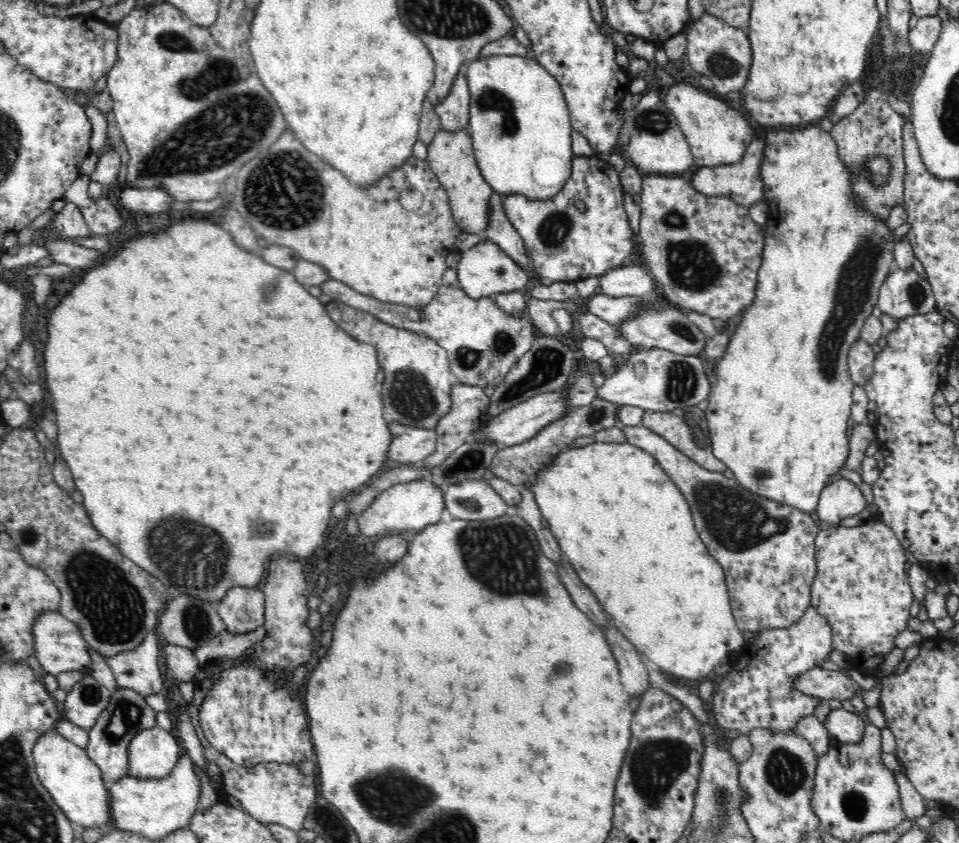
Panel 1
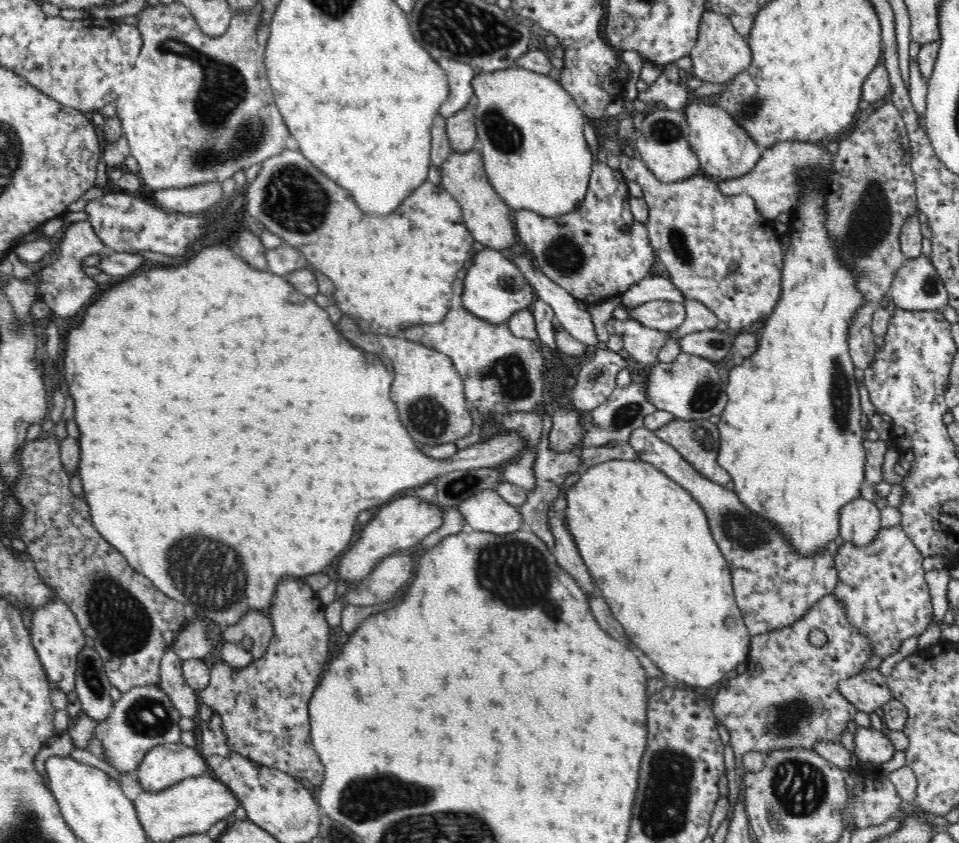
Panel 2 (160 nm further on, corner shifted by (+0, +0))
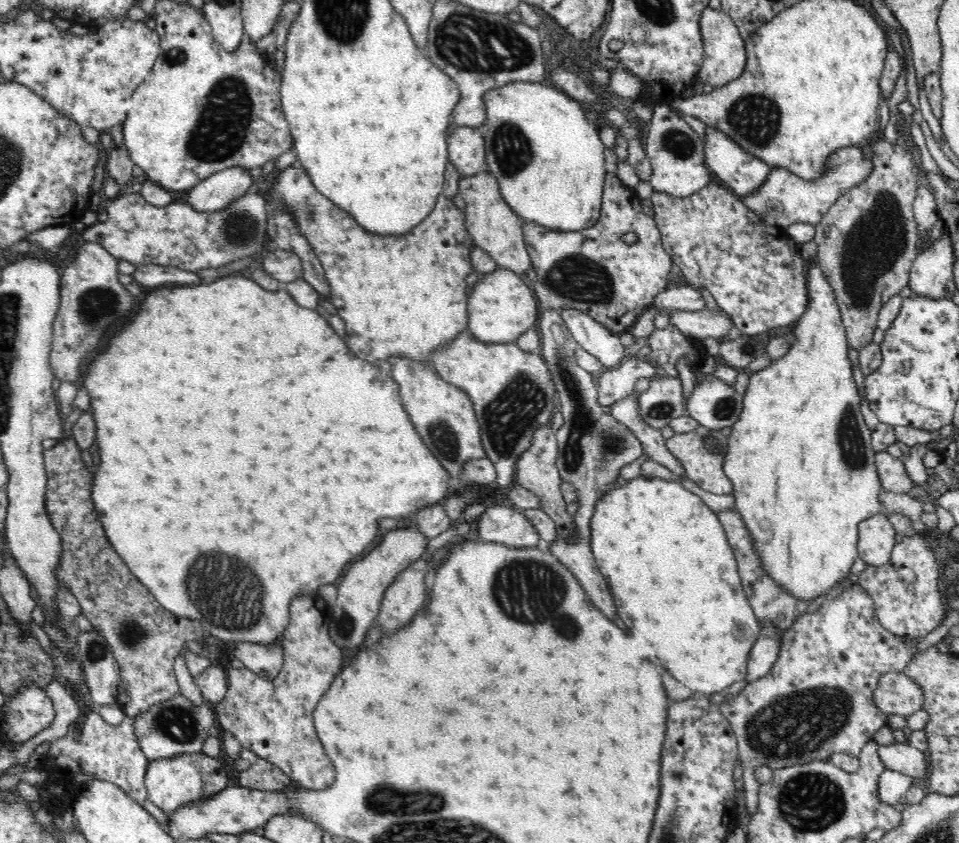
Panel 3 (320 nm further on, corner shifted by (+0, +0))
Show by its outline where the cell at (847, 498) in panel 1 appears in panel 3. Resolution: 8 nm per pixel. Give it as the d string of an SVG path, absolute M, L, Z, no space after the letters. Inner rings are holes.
M883 513L870 516L860 523L859 540L856 542L858 556L863 560L863 564L880 568L890 560L892 548L896 543L895 529Z

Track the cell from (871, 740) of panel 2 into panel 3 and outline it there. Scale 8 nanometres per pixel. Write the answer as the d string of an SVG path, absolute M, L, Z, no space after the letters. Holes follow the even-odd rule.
M906 743L879 746L878 755L890 770L912 777L921 785L928 778L928 755Z

